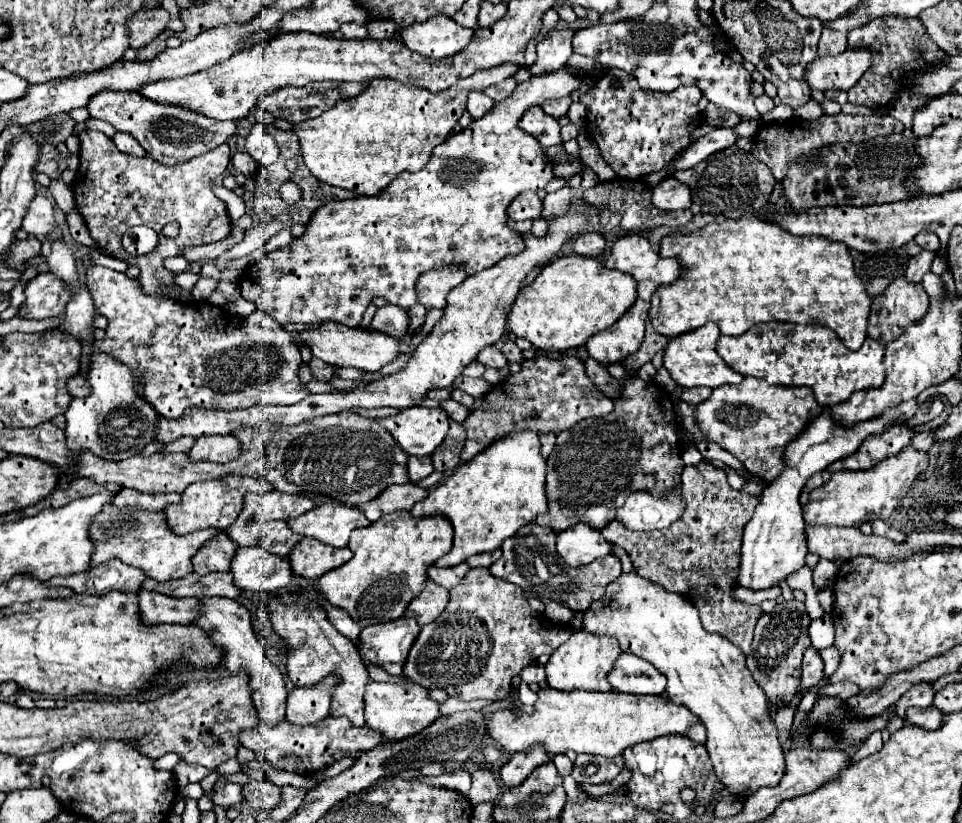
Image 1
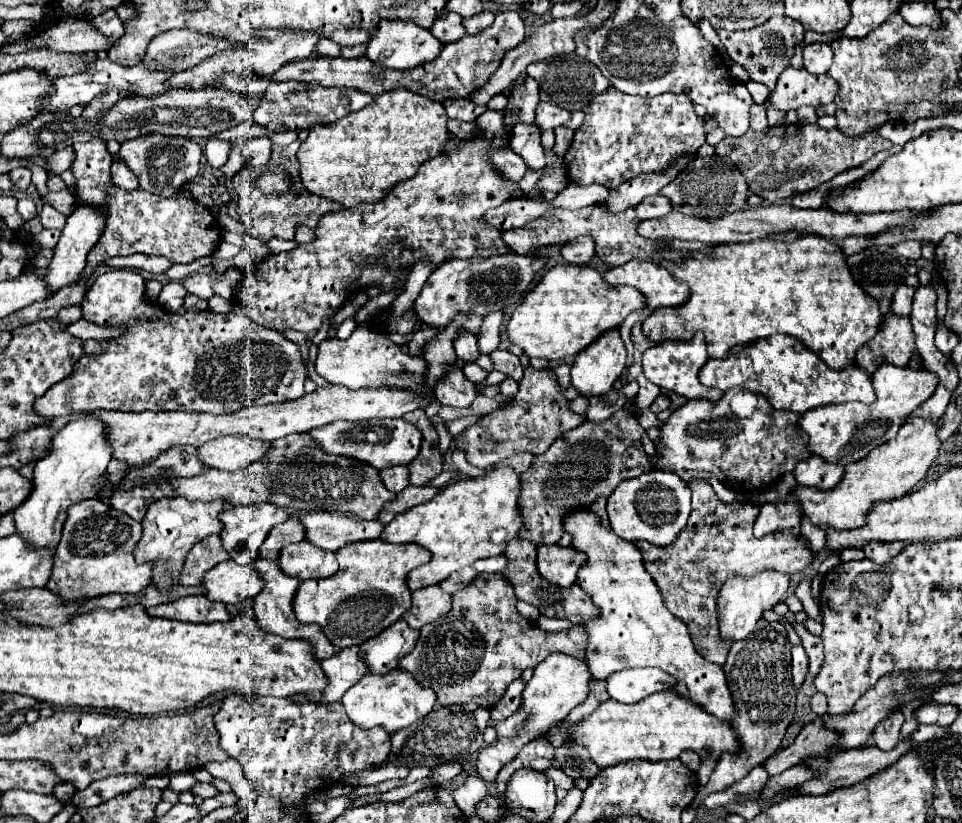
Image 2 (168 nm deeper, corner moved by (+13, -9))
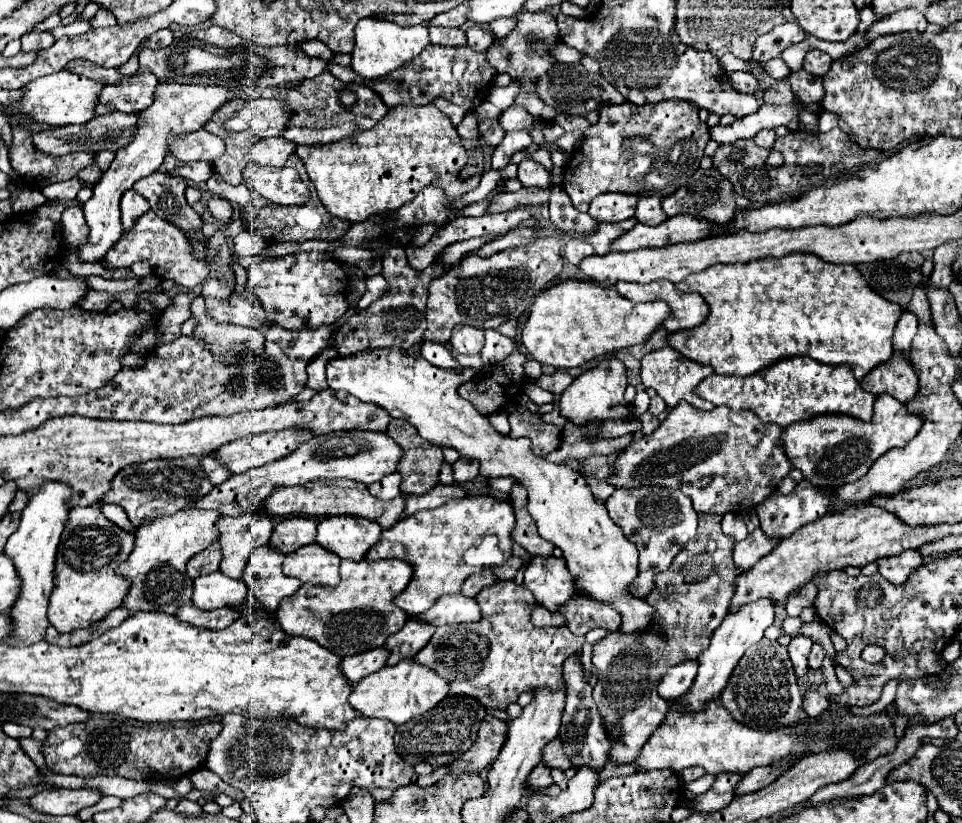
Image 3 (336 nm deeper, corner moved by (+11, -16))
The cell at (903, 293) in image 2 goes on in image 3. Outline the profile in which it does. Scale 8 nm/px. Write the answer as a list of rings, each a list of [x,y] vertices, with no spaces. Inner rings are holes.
[[[904,310],[898,324],[896,324],[896,328],[894,328],[894,350],[904,350],[908,354],[910,342],[916,334],[916,326],[918,326],[916,314]]]

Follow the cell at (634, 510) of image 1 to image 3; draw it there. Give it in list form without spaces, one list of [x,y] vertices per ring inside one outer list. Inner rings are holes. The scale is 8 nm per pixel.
[[[644,486],[632,490],[616,488],[606,500],[606,510],[640,552],[640,574],[630,592],[638,598],[646,598],[654,586],[654,576],[666,570],[684,544],[696,536],[696,512],[692,508],[692,500],[682,492],[676,492],[676,488],[666,486]]]

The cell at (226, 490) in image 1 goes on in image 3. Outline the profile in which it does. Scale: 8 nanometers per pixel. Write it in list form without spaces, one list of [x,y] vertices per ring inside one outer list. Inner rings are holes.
[[[184,508],[172,516],[158,516],[144,524],[144,528],[136,530],[134,550],[116,570],[132,580],[130,592],[124,598],[124,604],[132,614],[140,610],[176,614],[176,610],[192,598],[192,580],[186,574],[186,562],[218,540],[218,518],[220,514],[216,510]]]

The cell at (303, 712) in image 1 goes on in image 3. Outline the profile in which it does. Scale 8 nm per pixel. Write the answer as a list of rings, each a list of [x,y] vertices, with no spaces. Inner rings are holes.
[[[384,648],[368,650],[368,652],[362,652],[356,656],[342,658],[340,670],[348,678],[348,684],[354,688],[364,676],[378,672],[386,664],[386,658],[388,658],[388,650],[384,650]]]

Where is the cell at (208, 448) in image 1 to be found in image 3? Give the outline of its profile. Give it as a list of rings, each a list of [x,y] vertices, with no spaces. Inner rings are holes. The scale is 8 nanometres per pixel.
[[[296,430],[246,436],[234,440],[232,444],[224,444],[224,448],[218,448],[214,452],[214,458],[222,466],[226,466],[230,474],[242,474],[290,454],[310,438],[312,434],[296,432]]]

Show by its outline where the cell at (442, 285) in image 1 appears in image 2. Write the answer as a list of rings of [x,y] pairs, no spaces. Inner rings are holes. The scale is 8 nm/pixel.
[[[494,255],[494,257],[472,257],[472,259],[448,259],[442,263],[422,287],[418,299],[414,301],[414,309],[420,321],[428,327],[446,327],[458,313],[486,317],[488,313],[502,311],[508,313],[514,305],[518,305],[536,275],[546,267],[548,257],[542,255]]]

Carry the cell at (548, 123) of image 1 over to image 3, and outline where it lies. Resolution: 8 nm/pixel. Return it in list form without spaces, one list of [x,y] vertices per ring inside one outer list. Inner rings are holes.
[[[524,160],[518,164],[518,180],[524,186],[538,186],[538,188],[546,188],[550,184],[550,174],[544,166],[540,166],[534,160]]]

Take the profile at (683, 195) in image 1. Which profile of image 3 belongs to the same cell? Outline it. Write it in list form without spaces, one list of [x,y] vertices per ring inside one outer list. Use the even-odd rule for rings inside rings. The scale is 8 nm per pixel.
[[[644,196],[644,198],[640,198],[640,202],[636,206],[636,218],[638,218],[638,222],[642,222],[646,226],[662,224],[668,216],[664,214],[664,210],[660,206],[660,196]]]

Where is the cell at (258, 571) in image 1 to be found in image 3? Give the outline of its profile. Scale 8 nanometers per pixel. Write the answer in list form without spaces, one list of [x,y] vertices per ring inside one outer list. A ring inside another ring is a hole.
[[[212,572],[194,580],[194,606],[202,610],[218,610],[224,606],[240,606],[248,596],[248,586],[244,580],[234,580],[222,572]]]

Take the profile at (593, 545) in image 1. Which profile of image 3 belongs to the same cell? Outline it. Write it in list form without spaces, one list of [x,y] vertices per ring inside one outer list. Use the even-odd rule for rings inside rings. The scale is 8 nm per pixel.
[[[536,556],[530,560],[524,574],[526,588],[532,590],[536,602],[546,606],[550,612],[556,612],[566,600],[576,592],[574,578],[568,572],[564,558],[556,556]]]

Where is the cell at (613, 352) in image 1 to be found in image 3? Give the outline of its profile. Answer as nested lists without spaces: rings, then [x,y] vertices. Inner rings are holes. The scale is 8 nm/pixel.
[[[606,358],[600,360],[598,366],[582,372],[560,396],[558,408],[560,414],[576,424],[584,424],[590,420],[626,420],[626,416],[630,414],[630,406],[626,404],[624,390],[626,390],[628,382],[626,382],[626,366],[622,360],[618,358]]]

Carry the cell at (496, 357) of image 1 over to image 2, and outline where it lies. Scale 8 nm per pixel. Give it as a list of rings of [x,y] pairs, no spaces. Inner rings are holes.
[[[460,329],[458,331],[458,337],[454,339],[454,351],[458,357],[462,357],[466,363],[472,363],[478,359],[478,345],[476,345],[476,337],[466,331],[466,329]]]

